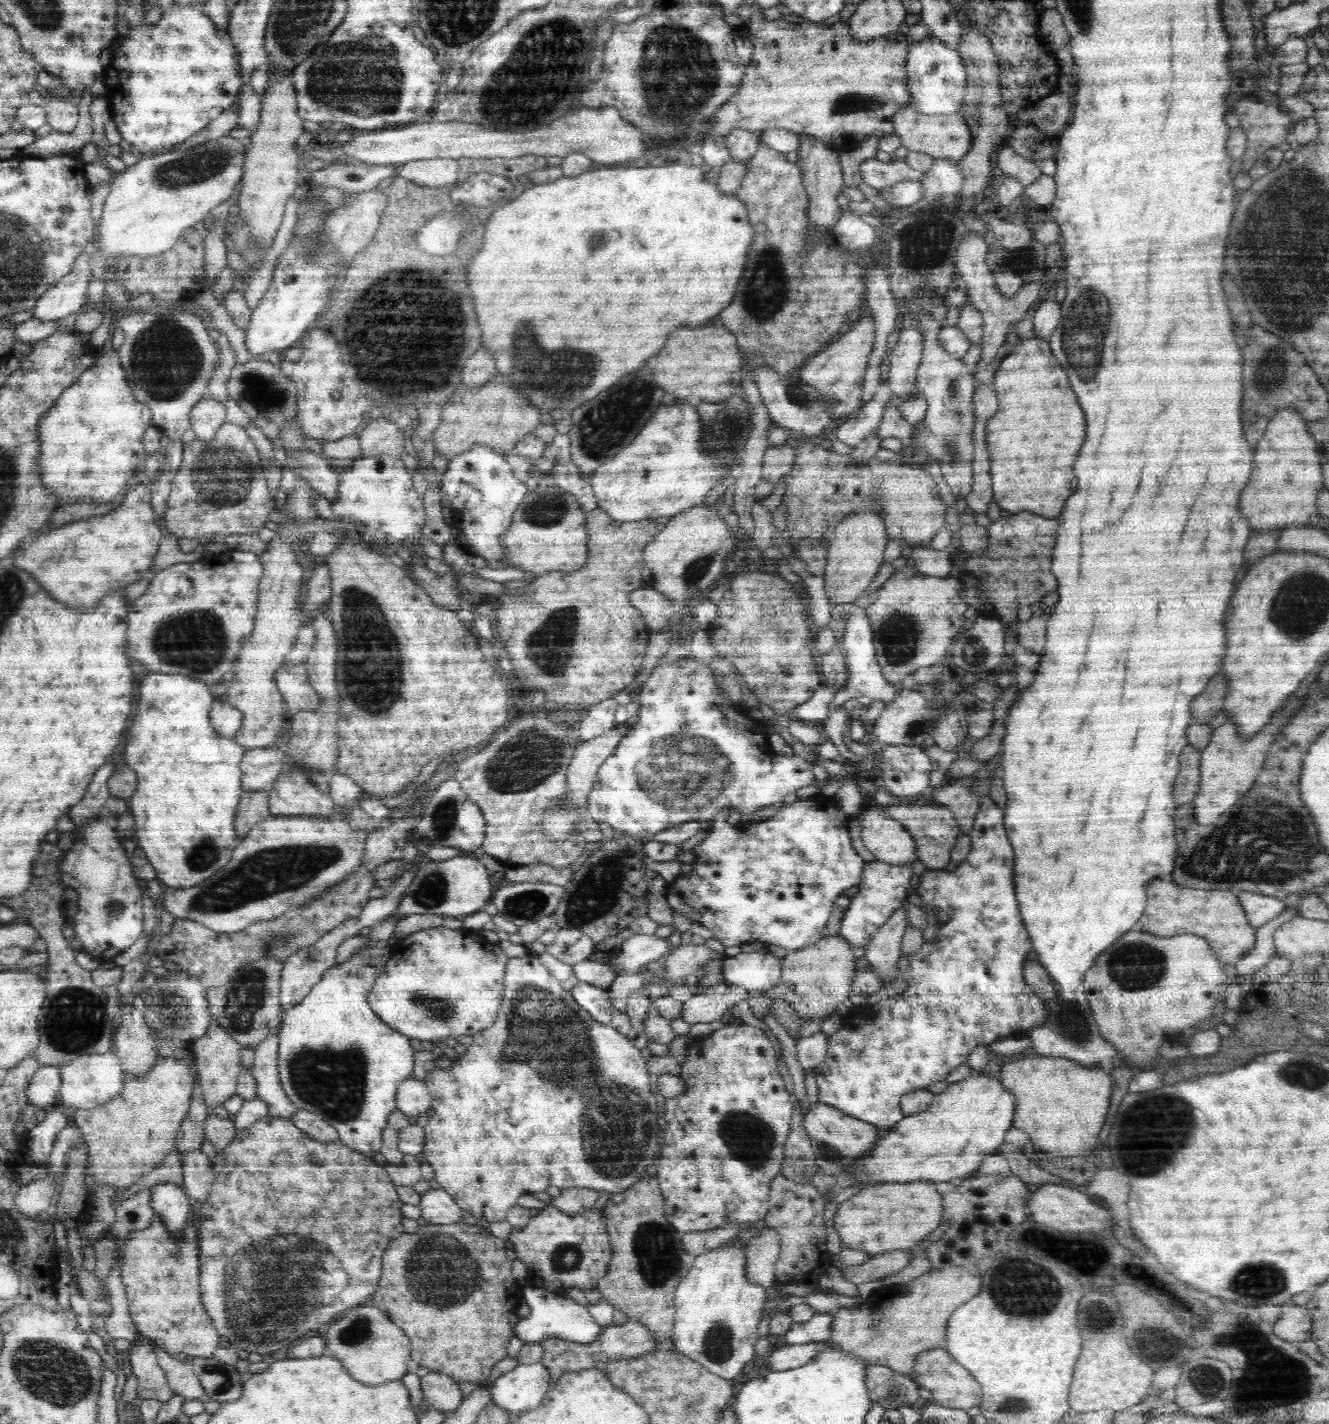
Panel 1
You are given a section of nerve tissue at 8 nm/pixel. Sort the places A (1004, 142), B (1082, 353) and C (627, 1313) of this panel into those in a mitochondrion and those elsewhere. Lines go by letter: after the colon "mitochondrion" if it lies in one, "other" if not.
A: other
B: mitochondrion
C: other

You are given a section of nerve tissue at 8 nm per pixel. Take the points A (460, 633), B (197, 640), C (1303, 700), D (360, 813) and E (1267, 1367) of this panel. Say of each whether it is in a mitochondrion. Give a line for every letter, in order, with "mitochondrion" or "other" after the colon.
A: other
B: mitochondrion
C: other
D: other
E: mitochondrion

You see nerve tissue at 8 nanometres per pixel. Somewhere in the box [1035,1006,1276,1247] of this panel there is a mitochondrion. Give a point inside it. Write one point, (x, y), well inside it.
(1154, 1126)

